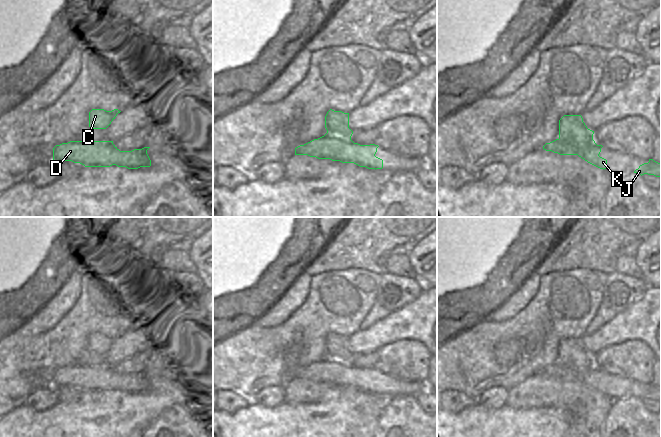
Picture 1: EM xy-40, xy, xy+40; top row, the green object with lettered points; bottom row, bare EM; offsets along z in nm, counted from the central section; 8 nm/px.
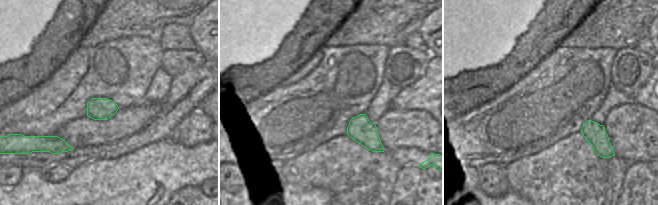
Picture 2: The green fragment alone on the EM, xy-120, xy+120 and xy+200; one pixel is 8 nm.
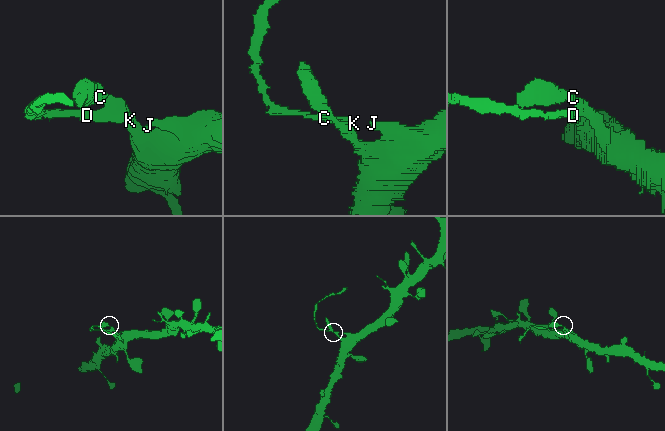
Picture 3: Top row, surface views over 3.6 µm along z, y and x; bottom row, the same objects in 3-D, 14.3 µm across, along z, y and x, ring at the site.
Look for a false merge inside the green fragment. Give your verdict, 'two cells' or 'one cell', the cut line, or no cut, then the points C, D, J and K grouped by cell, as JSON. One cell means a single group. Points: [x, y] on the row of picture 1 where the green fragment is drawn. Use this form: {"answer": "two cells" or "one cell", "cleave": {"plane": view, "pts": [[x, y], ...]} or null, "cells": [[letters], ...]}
{"answer": "two cells", "cleave": {"plane": "xy+40", "pts": [[559, 138], [578, 148], [587, 148], [596, 144]]}, "cells": [["C", "J"], ["D", "K"]]}

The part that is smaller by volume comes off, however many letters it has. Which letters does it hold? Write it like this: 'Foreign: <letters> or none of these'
Foreign: D, K

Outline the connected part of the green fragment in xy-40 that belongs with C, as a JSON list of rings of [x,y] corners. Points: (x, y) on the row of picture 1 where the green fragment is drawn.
[[[92,109],[89,112],[89,127],[92,129],[106,129],[120,112],[118,109],[112,111]]]

